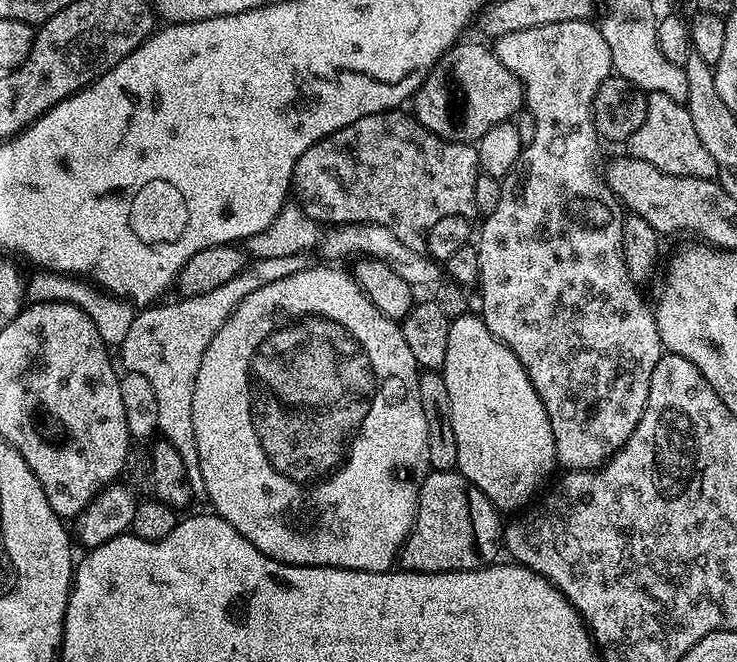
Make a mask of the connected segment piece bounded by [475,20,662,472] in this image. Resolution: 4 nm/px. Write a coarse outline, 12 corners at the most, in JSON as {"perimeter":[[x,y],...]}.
{"perimeter":[[587,20],[495,37],[532,140],[475,245],[556,463],[634,434],[662,345],[595,172]]}

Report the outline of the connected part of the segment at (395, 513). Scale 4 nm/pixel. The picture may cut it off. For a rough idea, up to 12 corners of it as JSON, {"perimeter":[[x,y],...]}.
{"perimeter":[[340,266],[253,287],[192,407],[215,515],[387,572],[414,354]]}

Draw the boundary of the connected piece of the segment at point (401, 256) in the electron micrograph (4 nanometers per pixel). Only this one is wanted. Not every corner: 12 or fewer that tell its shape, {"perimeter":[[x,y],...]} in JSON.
{"perimeter":[[337,224],[321,235],[328,262],[390,266],[417,289],[441,283],[442,268],[398,242],[386,226]]}

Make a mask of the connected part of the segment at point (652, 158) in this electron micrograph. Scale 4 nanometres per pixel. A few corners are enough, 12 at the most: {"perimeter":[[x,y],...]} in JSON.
{"perimeter":[[647,93],[627,155],[666,174],[716,180],[685,105]]}

